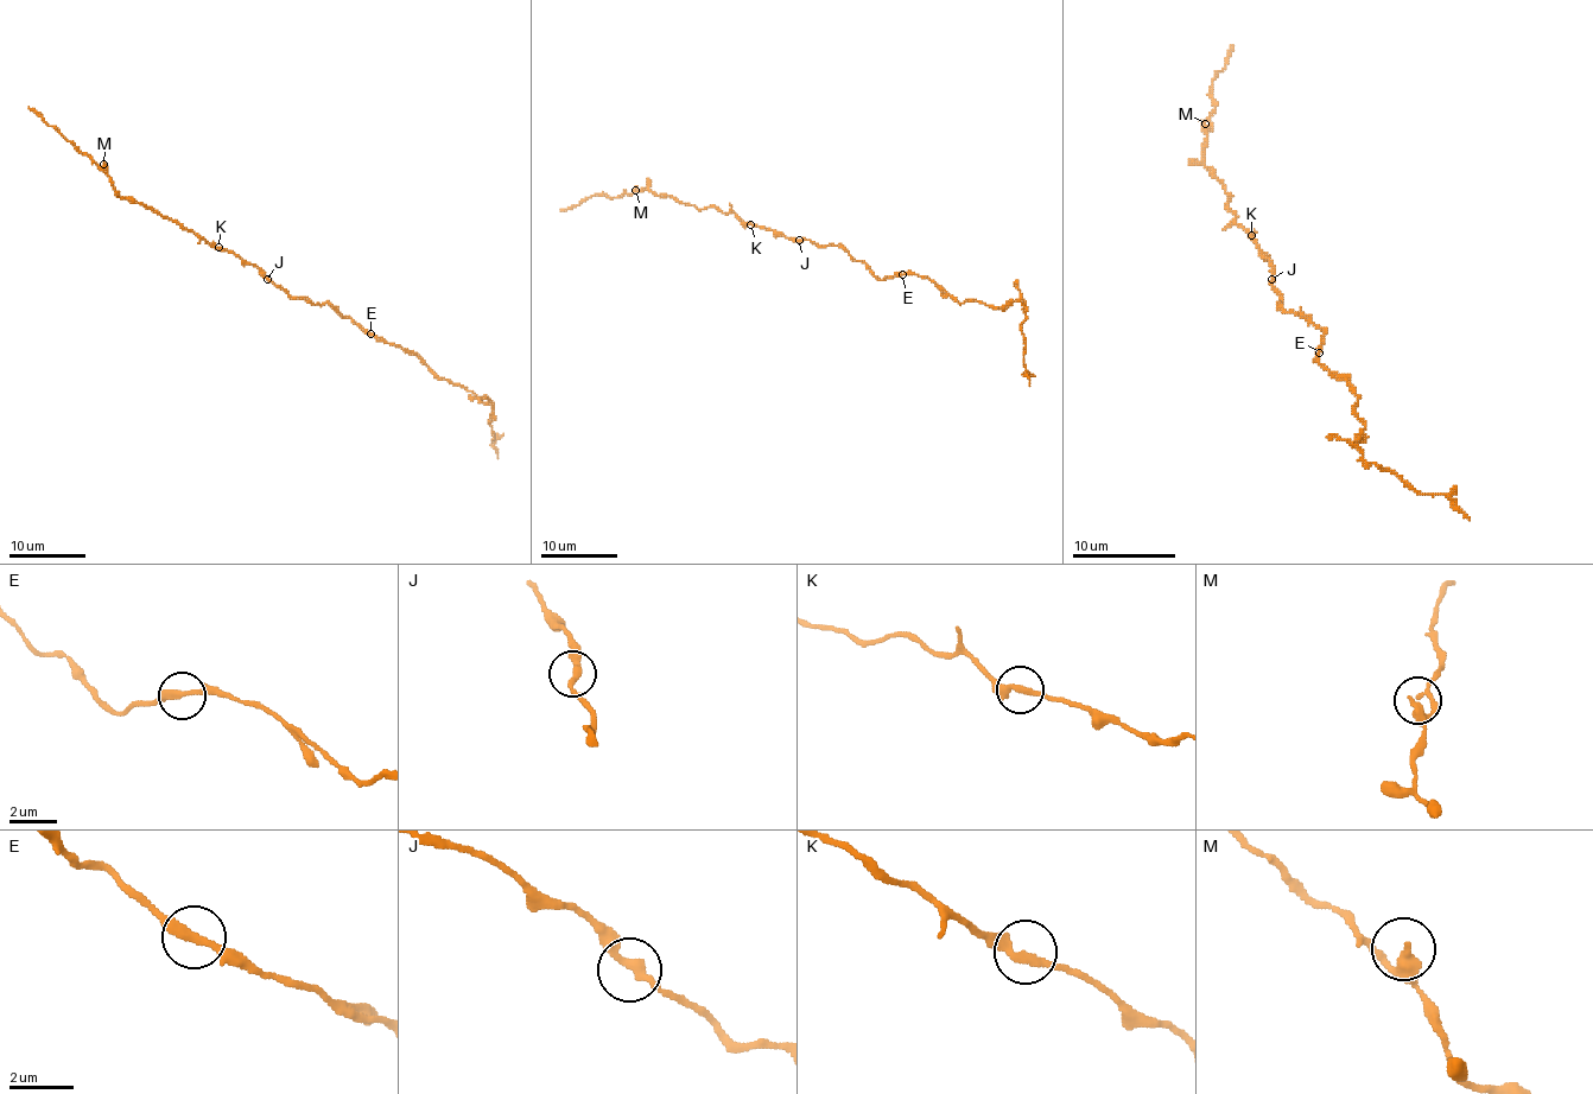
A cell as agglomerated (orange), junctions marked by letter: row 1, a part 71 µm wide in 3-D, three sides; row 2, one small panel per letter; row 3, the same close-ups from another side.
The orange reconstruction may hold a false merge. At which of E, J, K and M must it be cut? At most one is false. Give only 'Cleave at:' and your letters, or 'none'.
Cleave at: none

